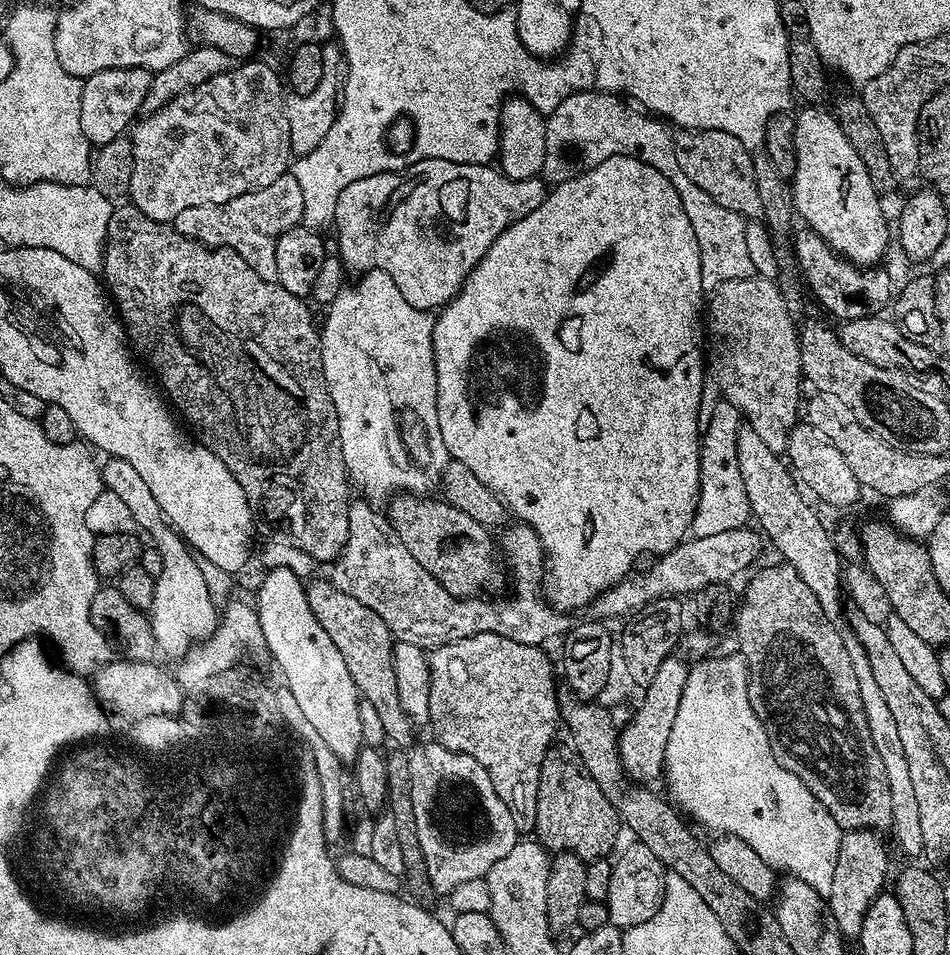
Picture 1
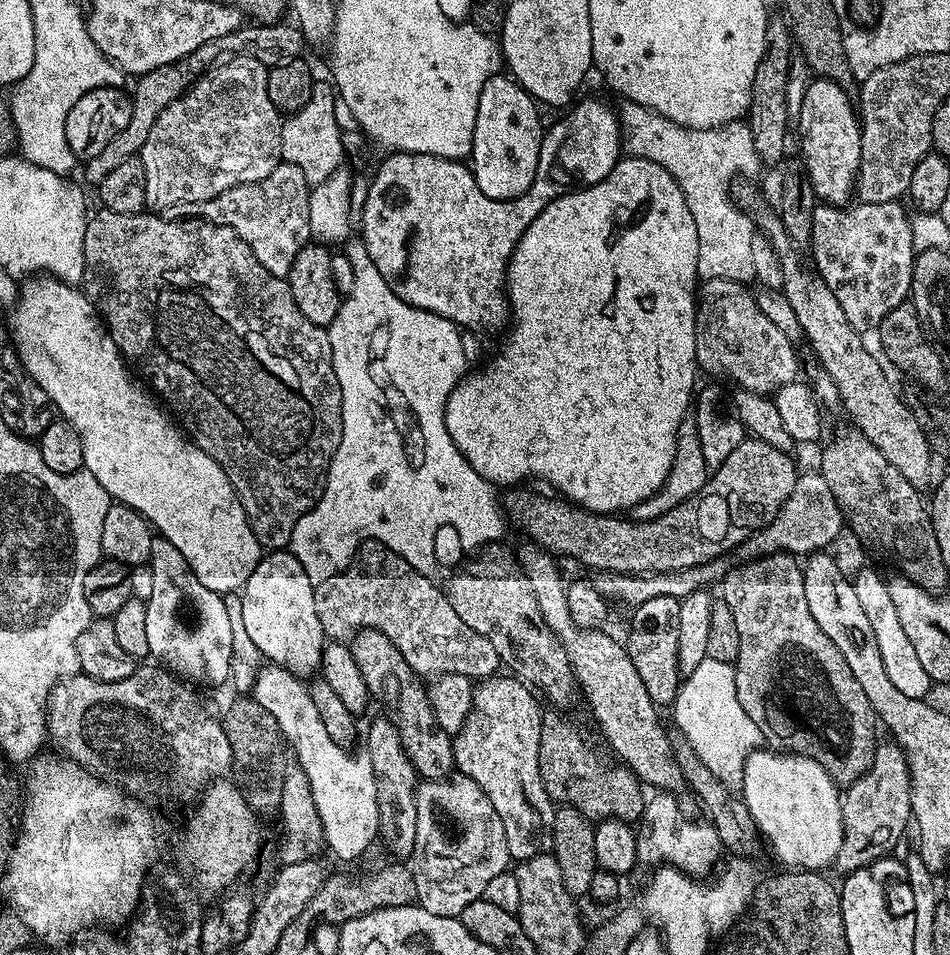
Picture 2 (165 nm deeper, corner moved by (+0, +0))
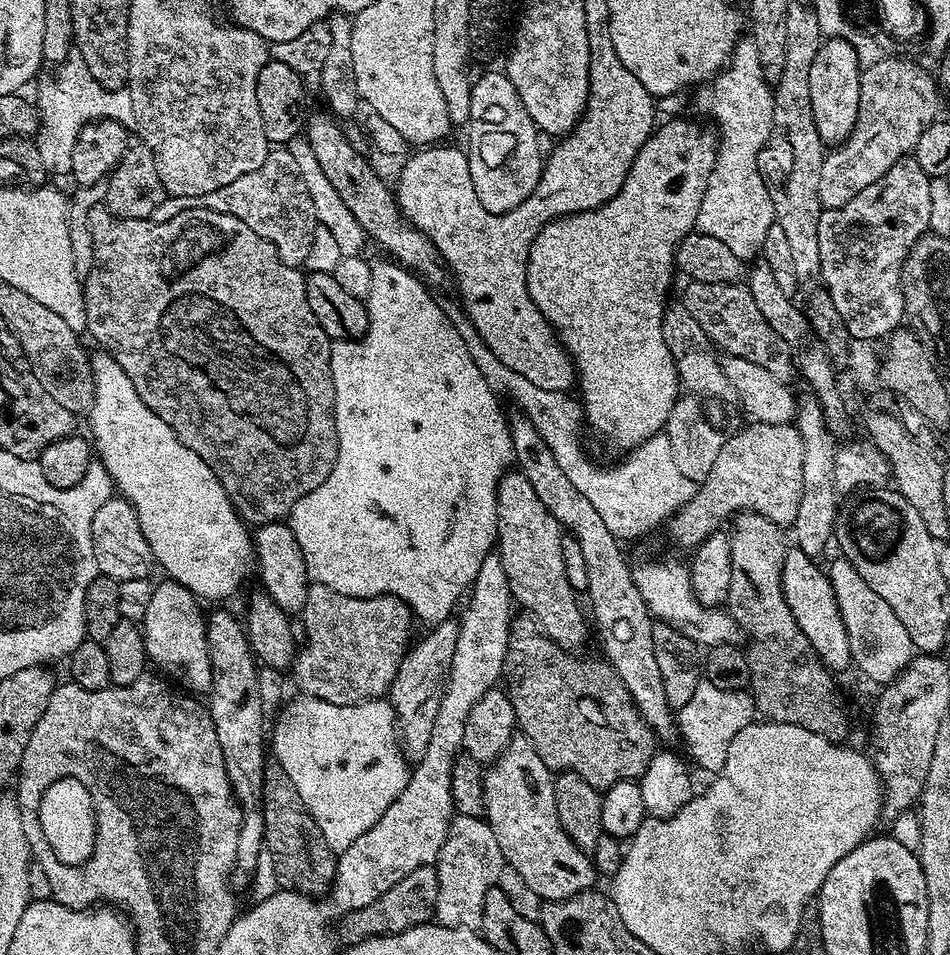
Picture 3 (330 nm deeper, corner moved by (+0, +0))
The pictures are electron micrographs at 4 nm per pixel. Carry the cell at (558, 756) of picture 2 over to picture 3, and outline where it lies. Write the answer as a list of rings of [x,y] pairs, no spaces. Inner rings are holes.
[[[527,614],[513,615],[502,680],[514,706],[519,731],[532,743],[538,758],[542,758],[544,765],[553,773],[573,772],[586,778],[590,786],[603,790],[614,786],[614,782],[639,781],[658,751],[658,738],[632,704],[622,678],[616,676],[612,665],[603,658],[583,660],[575,651],[558,646]]]

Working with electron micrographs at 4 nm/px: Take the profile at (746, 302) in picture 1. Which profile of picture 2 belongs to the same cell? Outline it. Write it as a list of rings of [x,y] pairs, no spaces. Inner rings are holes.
[[[706,280],[699,285],[698,299],[696,301],[696,362],[701,369],[704,368],[708,372],[713,372],[716,376],[729,376],[733,380],[736,388],[745,388],[748,392],[759,392],[761,394],[774,394],[782,386],[793,383],[797,379],[796,376],[796,352],[793,341],[786,338],[786,334],[782,334],[782,330],[778,330],[778,326],[774,326],[774,322],[770,322],[770,318],[766,318],[766,314],[762,314],[762,310],[758,308],[758,302],[755,295],[745,285],[738,284],[734,280]]]

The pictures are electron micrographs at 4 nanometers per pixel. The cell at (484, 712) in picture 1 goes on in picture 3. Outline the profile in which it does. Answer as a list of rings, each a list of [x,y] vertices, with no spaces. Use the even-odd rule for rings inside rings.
[[[523,734],[513,736],[504,753],[487,765],[484,774],[484,816],[494,830],[494,838],[498,838],[504,863],[518,870],[526,886],[544,902],[565,900],[589,891],[598,880],[591,855],[583,852],[562,830],[562,822],[558,822],[555,785],[552,769],[538,758]]]

